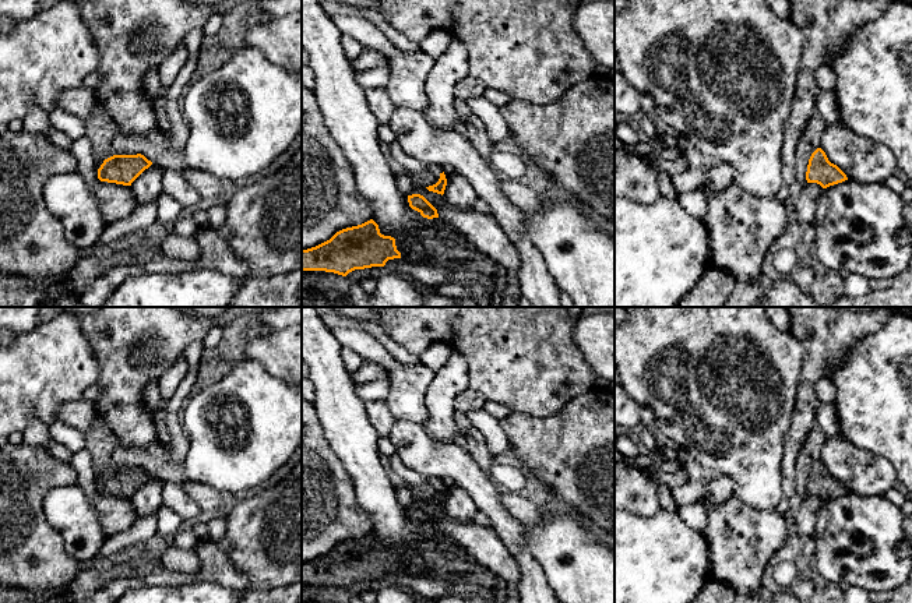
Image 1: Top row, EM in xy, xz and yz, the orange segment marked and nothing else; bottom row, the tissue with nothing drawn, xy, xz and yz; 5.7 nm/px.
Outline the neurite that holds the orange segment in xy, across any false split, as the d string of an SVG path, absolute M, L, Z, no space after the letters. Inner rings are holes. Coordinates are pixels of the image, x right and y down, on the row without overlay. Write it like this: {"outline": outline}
{"outline": "M113 468L98 482L101 494L131 498L131 496L152 477L144 468Z"}

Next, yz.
{"outline": "M817 461L809 472L806 493L827 501L848 493L848 490L837 477L828 473L821 461Z"}

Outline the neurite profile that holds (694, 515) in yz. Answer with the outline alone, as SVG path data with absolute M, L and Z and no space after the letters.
M689 504L679 508L680 518L694 530L704 533L707 514L700 504Z

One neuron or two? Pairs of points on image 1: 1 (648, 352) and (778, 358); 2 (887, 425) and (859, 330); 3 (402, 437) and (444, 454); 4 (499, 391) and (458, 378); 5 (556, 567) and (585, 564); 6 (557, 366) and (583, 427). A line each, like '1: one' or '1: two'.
1: one
2: two
3: one
4: two
5: one
6: two

